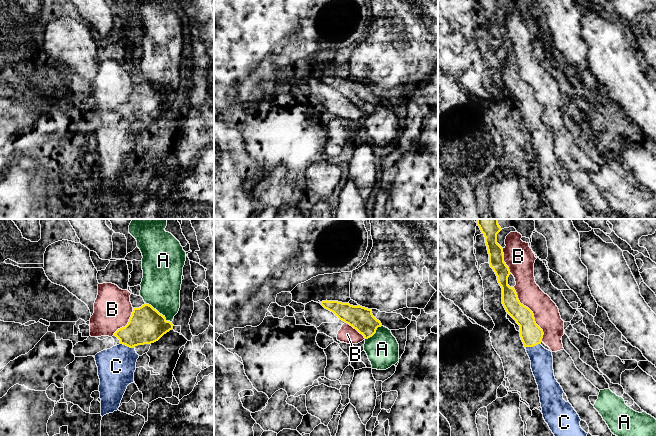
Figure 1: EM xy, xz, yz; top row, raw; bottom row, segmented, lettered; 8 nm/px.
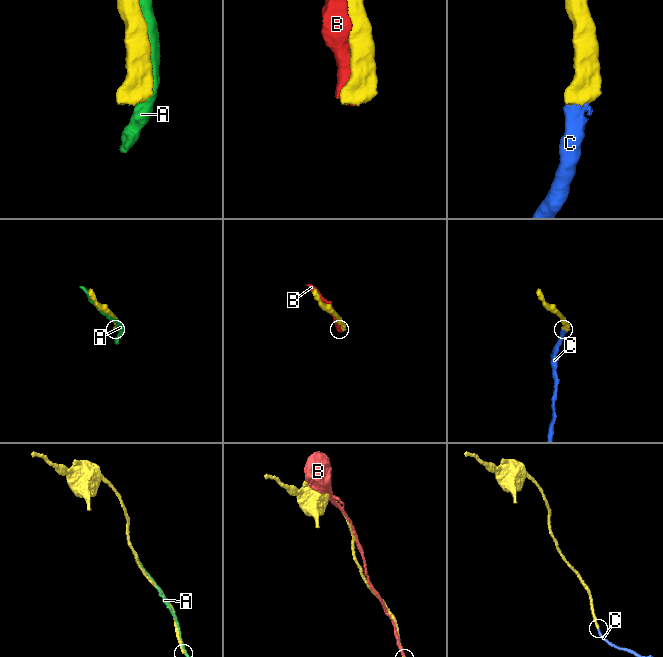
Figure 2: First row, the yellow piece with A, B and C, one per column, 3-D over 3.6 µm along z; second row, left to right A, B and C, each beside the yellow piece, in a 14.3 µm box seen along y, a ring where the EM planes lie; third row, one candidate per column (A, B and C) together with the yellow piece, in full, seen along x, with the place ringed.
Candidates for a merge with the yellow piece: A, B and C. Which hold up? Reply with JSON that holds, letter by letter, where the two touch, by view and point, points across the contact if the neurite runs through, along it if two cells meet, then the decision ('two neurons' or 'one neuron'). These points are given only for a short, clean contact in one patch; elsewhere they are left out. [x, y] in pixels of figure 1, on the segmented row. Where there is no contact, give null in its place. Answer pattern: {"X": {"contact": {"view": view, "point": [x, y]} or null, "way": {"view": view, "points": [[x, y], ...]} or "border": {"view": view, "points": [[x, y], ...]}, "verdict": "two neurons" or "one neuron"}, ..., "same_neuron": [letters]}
{"A": {"contact": {"view": "xy", "point": [157, 311]}, "verdict": "two neurons"}, "B": {"contact": {"view": "yz", "point": [532, 312]}, "verdict": "two neurons"}, "C": {"contact": {"view": "yz", "point": [532, 346]}, "way": {"view": "yz", "points": [[531, 334], [532, 346], [541, 359]]}, "verdict": "one neuron"}, "same_neuron": ["C"]}

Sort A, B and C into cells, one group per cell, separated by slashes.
A / B / C

